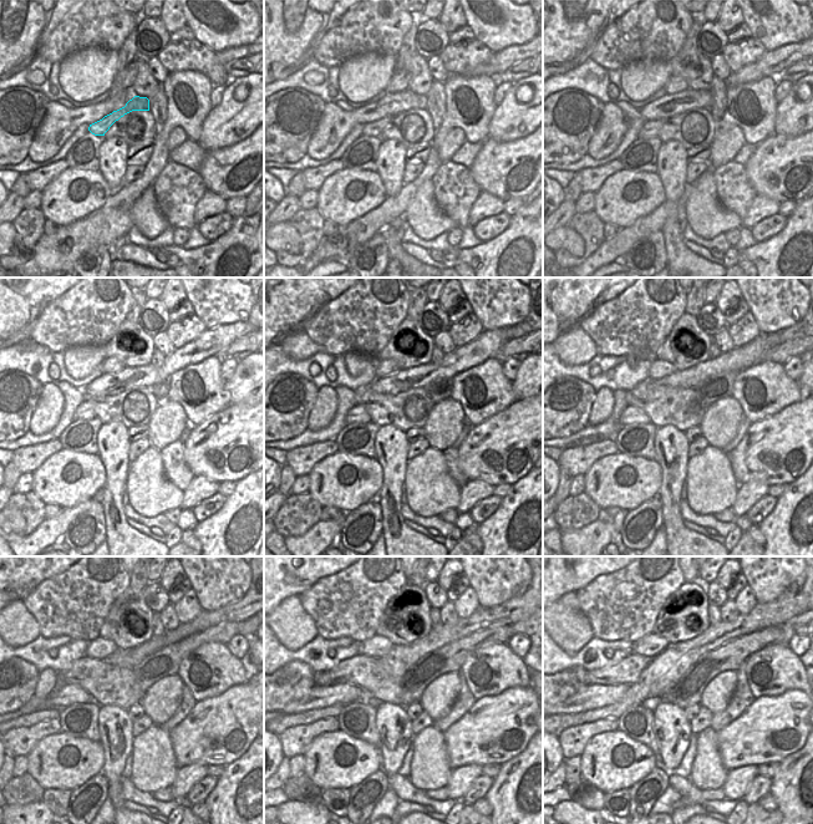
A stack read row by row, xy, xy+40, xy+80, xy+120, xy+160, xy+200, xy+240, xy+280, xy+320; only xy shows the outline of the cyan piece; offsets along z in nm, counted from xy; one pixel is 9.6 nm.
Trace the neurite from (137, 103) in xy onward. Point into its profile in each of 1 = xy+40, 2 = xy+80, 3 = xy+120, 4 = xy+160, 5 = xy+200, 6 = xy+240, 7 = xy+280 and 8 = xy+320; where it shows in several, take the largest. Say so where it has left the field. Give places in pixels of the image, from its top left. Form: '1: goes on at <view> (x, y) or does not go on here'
1: goes on at xy+40 (375, 128)
2: goes on at xy+80 (650, 128)
3: goes on at xy+120 (86, 410)
4: goes on at xy+160 (357, 413)
5: goes on at xy+200 (630, 415)
6: goes on at xy+240 (66, 695)
7: goes on at xy+280 (343, 693)
8: goes on at xy+320 (590, 696)

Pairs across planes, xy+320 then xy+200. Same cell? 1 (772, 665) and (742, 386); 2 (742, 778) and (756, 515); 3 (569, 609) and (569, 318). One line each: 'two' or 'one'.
1: one
2: two
3: two

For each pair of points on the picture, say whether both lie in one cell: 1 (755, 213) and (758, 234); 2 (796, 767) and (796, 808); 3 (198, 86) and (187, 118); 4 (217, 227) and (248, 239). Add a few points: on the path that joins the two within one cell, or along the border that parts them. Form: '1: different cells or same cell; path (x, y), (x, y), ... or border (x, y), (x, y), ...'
1: different cells; border (778, 213), (762, 218), (750, 228)
2: same cell; path (796, 777), (796, 798)
3: same cell; path (198, 95), (198, 110), (196, 113)
4: different cells; border (234, 218), (230, 227), (211, 243)

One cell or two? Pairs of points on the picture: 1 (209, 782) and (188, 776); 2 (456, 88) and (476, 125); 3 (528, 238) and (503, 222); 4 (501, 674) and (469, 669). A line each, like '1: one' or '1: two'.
1: two
2: one
3: two
4: one

